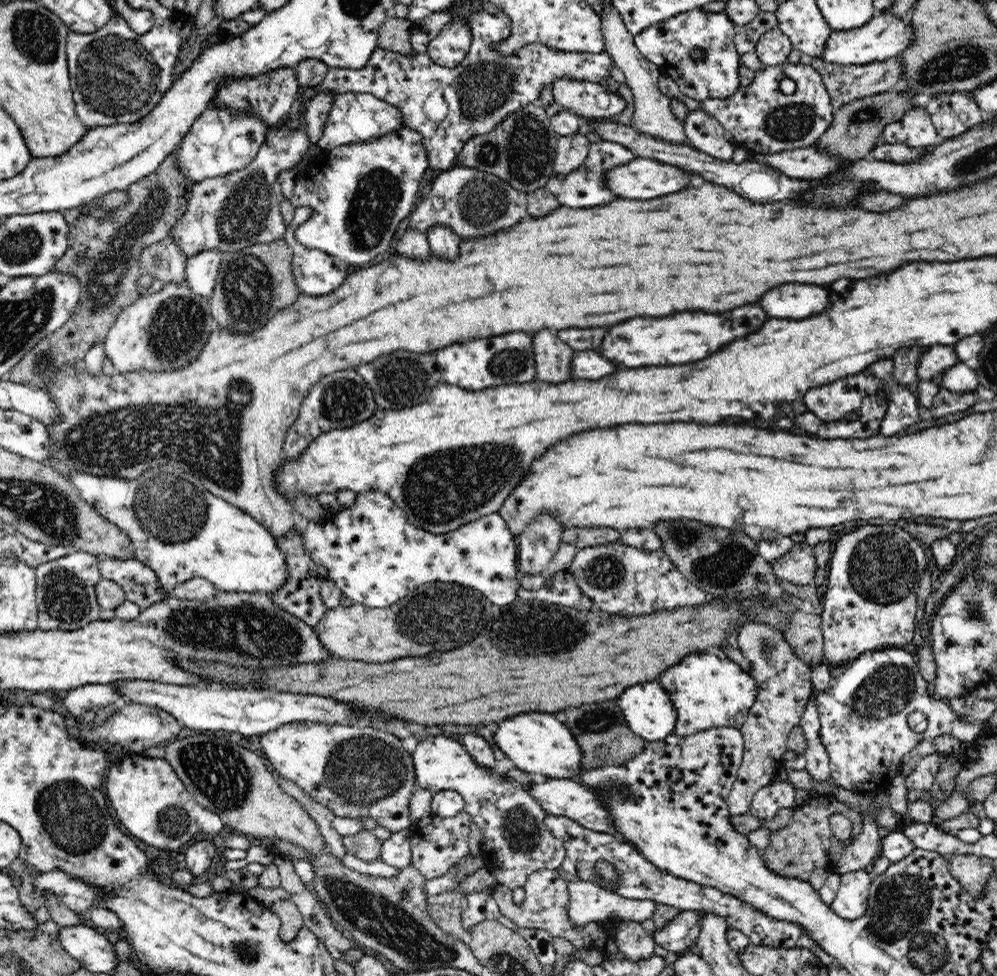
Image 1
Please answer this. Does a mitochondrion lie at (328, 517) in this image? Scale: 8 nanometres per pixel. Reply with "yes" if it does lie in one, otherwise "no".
no

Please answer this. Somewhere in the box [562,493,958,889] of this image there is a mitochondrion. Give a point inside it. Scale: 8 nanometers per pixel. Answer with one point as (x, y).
(882, 569)

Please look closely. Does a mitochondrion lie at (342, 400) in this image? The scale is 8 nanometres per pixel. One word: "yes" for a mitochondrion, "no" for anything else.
yes

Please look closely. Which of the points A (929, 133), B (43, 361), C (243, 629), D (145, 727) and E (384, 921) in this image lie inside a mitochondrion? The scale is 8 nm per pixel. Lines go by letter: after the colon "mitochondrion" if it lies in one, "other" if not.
A: other
B: mitochondrion
C: mitochondrion
D: other
E: mitochondrion

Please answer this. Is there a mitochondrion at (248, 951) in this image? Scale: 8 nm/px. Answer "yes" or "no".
yes

